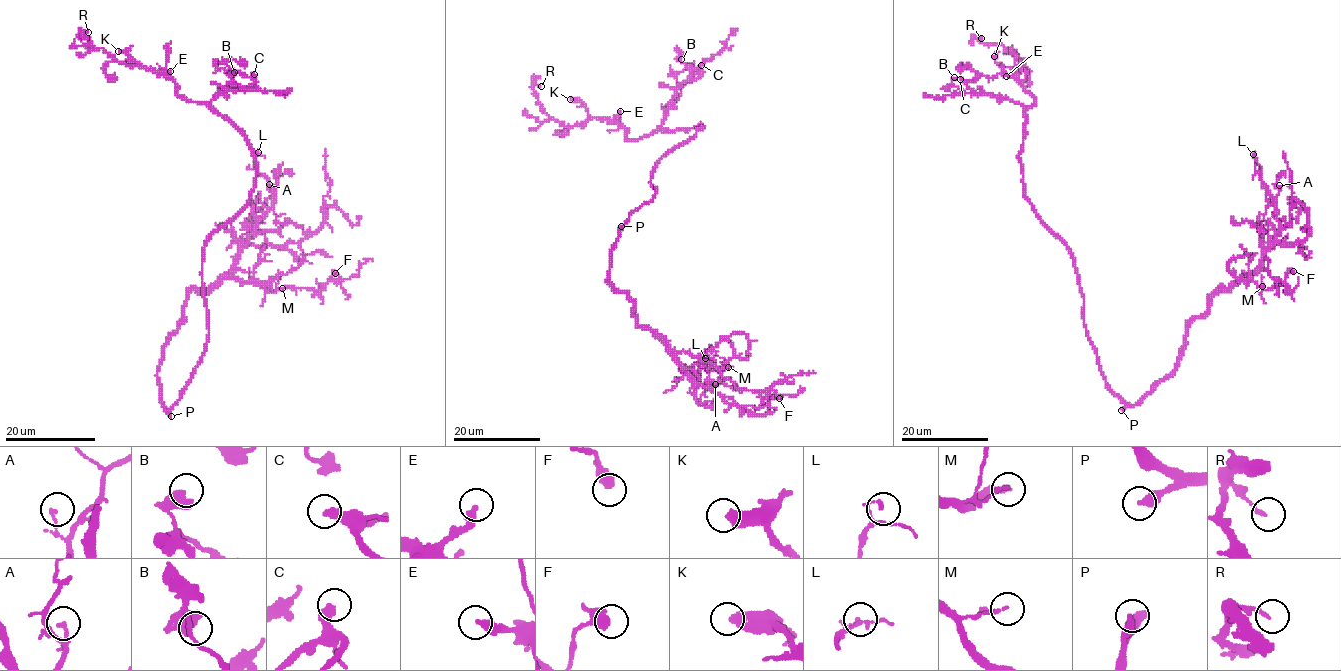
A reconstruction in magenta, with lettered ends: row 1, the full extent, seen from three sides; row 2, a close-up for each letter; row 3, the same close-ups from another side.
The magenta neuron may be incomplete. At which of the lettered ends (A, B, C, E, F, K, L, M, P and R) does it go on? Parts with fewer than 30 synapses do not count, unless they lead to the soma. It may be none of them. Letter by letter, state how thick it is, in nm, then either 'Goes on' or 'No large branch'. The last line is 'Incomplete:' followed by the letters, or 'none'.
A: Thickness 100 nm. No large branch
B: Thickness 600 nm. No large branch
C: Thickness 380 nm. No large branch
E: Thickness 320 nm. No large branch
F: Thickness 360 nm. No large branch
K: Thickness 400 nm. No large branch
L: Thickness 140 nm. No large branch
M: Thickness 120 nm. No large branch
P: Thickness 360 nm. Goes on
R: Thickness 150 nm. No large branch
Incomplete: P

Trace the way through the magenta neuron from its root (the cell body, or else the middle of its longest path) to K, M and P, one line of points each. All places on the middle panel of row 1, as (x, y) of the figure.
K: (649, 201), (657, 191), (652, 169), (703, 127), (628, 140), (621, 126), (592, 118), (570, 99)
M: (649, 201), (620, 230), (608, 280), (634, 302), (635, 321), (675, 353), (689, 352), (728, 367)
P: (649, 201), (628, 217), (620, 233), (621, 226)

